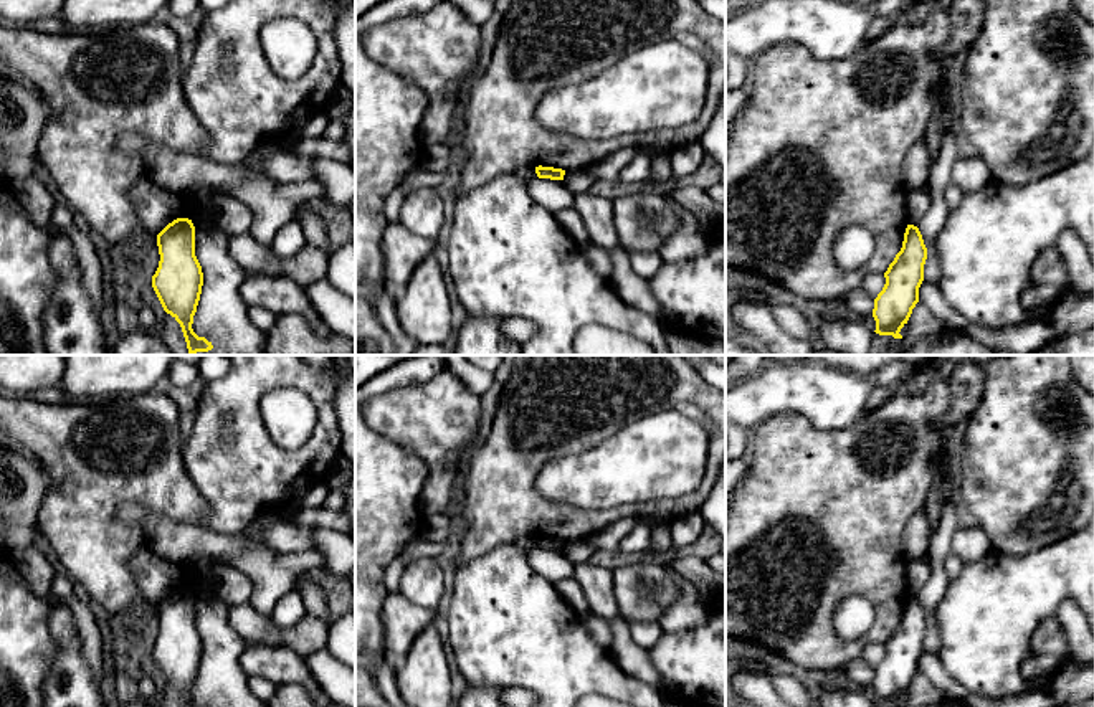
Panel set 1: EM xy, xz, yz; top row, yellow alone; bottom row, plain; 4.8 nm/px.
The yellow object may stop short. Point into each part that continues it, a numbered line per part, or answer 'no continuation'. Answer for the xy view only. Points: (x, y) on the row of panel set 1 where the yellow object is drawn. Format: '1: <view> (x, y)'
no continuation

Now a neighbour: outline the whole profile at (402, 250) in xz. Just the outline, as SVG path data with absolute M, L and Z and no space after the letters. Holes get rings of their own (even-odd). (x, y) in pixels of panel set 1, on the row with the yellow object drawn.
M388 223L382 236L383 291L398 297L415 268L435 253L436 240L411 233L398 223Z

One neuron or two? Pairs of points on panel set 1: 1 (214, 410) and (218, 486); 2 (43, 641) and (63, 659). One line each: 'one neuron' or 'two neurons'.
1: one neuron
2: two neurons

